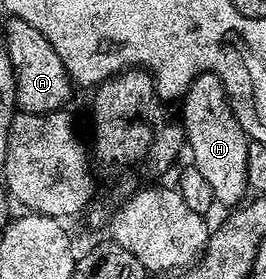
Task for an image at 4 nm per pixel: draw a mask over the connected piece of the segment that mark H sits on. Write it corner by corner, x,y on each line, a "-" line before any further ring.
207,72
198,75
188,85
182,105
186,146
190,154
192,150
191,165
196,166
198,172
206,178
213,189
215,201
220,206
222,204
228,206
227,208
239,207
245,201
244,194
249,193
246,158
250,139
234,116
220,77

